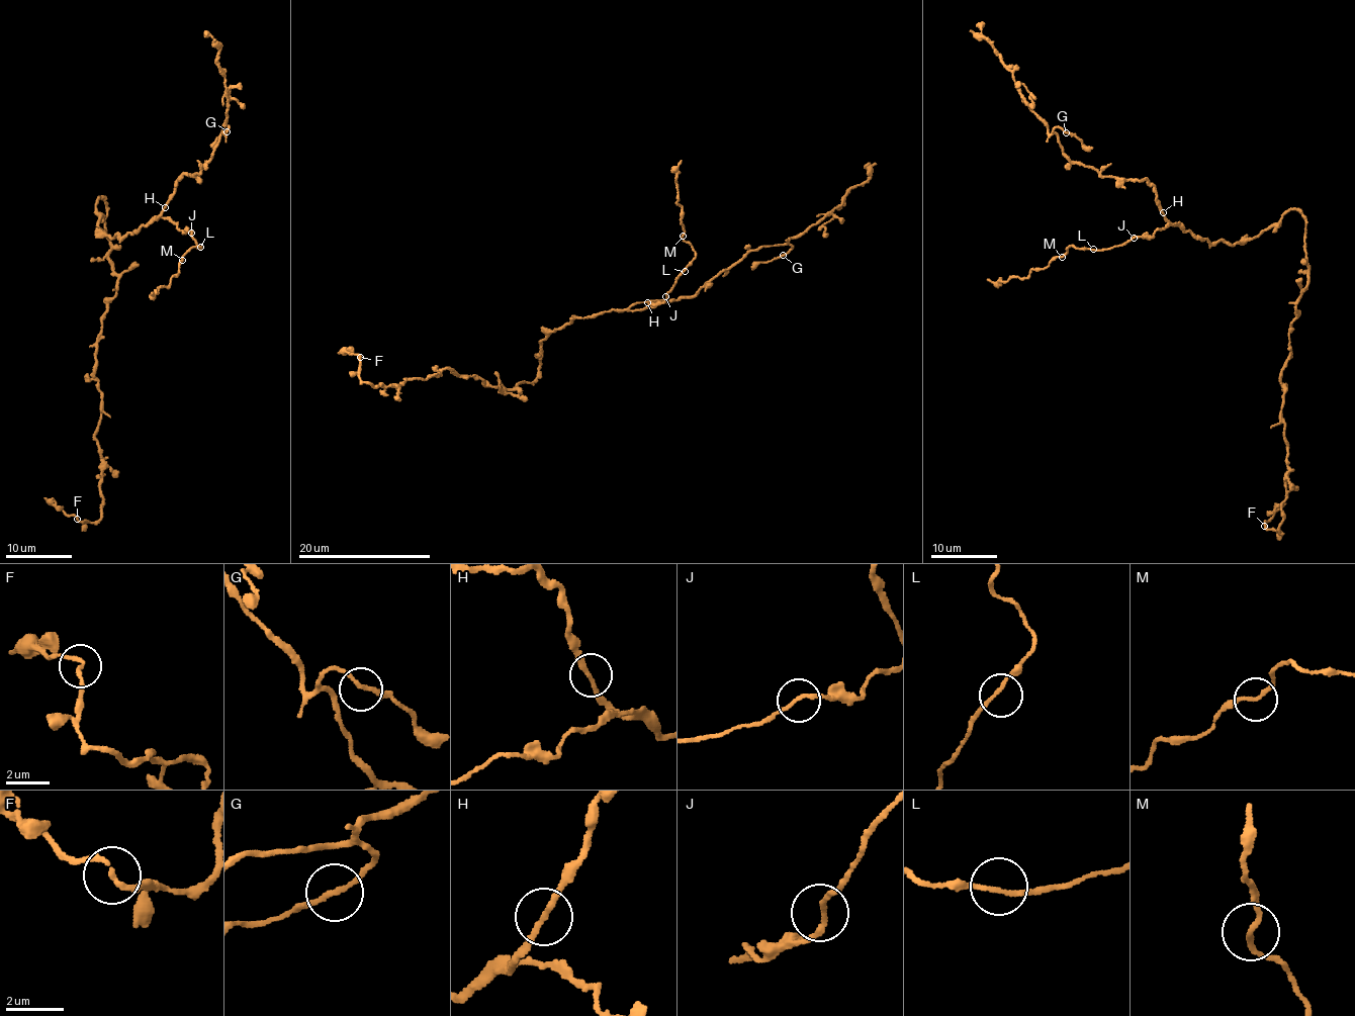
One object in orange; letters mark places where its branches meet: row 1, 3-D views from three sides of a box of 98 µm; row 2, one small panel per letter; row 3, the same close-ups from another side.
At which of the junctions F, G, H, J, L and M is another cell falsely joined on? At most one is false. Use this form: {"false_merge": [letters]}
{"false_merge": []}

